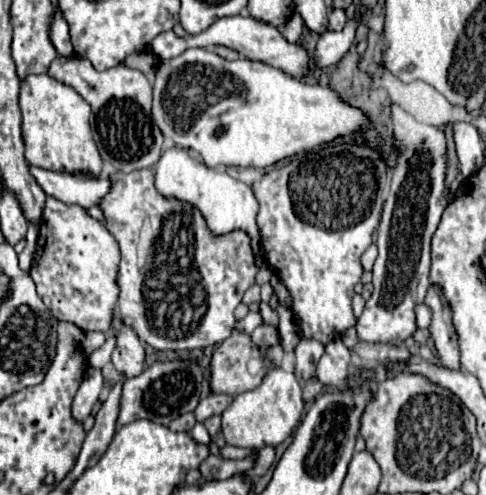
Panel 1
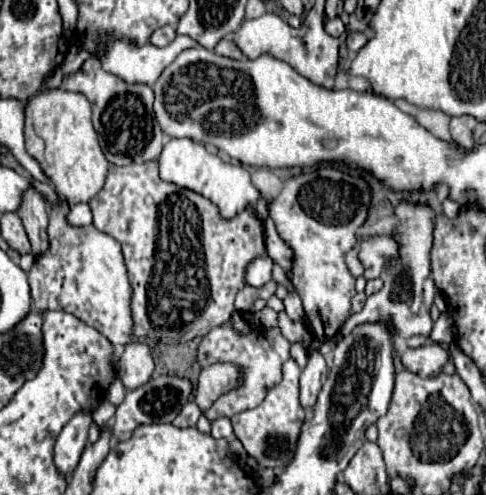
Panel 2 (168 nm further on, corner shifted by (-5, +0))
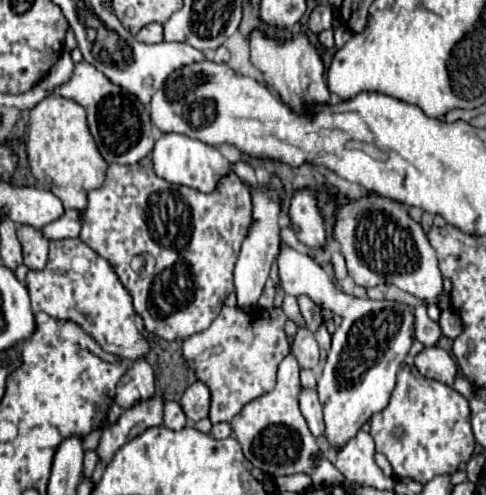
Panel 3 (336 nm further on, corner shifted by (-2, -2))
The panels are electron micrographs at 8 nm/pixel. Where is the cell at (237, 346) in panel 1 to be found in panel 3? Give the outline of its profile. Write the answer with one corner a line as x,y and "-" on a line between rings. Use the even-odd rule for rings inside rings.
194,382
184,392
180,404
182,404
184,414
186,414
186,418
190,422
198,422
202,418
208,418
208,410
210,410
210,388
204,382

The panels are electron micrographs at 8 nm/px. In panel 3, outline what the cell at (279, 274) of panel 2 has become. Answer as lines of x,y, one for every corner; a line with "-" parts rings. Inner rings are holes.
298,296
298,306
300,306
300,312
306,320
306,326
310,326
310,330
318,330
320,324
324,324
324,318
320,314
320,308
306,296

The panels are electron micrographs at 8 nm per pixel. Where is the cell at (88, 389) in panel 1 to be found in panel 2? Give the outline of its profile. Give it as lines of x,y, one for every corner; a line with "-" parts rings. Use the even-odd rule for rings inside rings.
79,412
67,422
67,426
63,426
61,434
57,436
55,450
53,450
53,462
61,476
69,478
69,472
73,472
73,468
79,464
79,458
87,444
87,430
91,422
93,422
91,414

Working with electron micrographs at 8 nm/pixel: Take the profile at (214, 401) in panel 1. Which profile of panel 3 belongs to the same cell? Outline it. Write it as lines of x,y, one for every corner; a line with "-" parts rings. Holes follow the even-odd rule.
224,306
208,330
184,340
184,360
196,372
198,380
210,386
212,392
212,424
230,422
248,402
256,400
276,386
278,364
290,354
284,322
286,314
282,312
282,308
270,308
266,310
266,314
250,316
238,308

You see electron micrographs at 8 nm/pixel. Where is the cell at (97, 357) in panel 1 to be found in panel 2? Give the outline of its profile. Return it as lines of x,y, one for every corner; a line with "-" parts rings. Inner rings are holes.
157,162
129,166
109,166
105,186
89,202
93,212
93,226
113,236
123,246
125,266
131,276
133,298
133,336
151,338
155,342
189,342
197,336
205,336
211,328
227,322
233,312
235,294
245,288
247,264
265,252
263,222
257,218
253,208
245,208
235,218
225,220
219,208
205,196
169,184
159,178

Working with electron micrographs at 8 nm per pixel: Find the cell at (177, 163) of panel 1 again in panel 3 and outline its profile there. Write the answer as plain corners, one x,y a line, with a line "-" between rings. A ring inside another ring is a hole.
164,134
160,140
156,140
156,146
152,150
152,162
154,162
154,172
160,178
164,178
172,184
190,186
204,194
214,192
218,182
232,172
230,162
214,146
208,146
200,140
188,138
184,134

